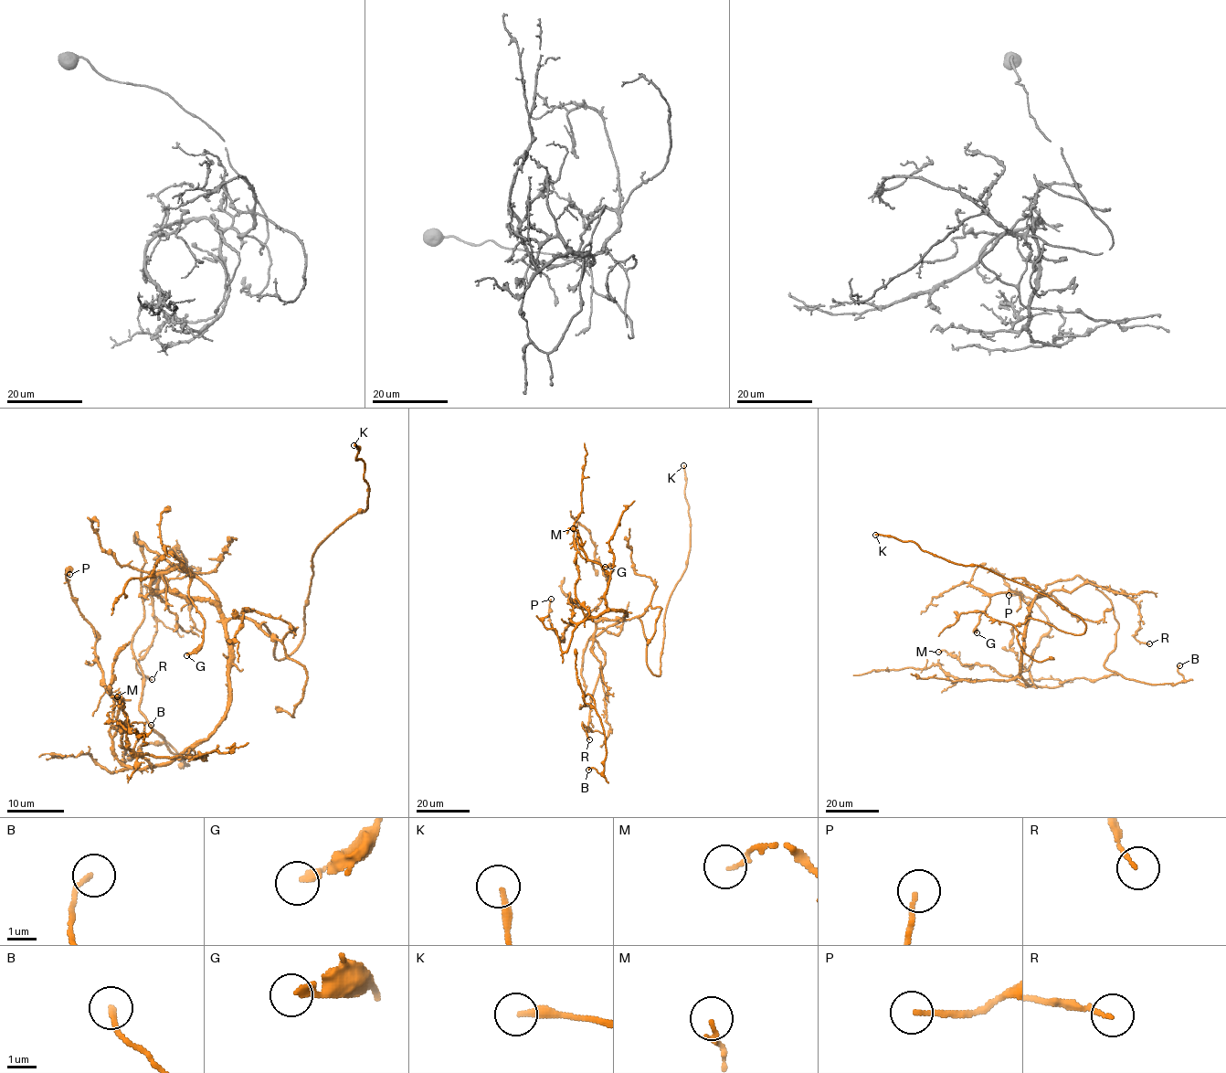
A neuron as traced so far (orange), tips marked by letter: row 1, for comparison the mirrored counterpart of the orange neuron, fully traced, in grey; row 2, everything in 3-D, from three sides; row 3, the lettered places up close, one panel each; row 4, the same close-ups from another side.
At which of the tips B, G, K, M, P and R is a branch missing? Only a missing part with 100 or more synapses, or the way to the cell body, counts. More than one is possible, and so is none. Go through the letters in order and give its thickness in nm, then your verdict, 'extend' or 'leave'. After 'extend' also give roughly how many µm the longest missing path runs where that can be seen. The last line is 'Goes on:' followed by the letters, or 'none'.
B: calibre 170 nm; leave
G: calibre 280 nm; leave
K: calibre 240 nm; extend; missing 20 µm
M: calibre 160 nm; leave
P: calibre 150 nm; leave
R: calibre 140 nm; leave
Goes on: K

